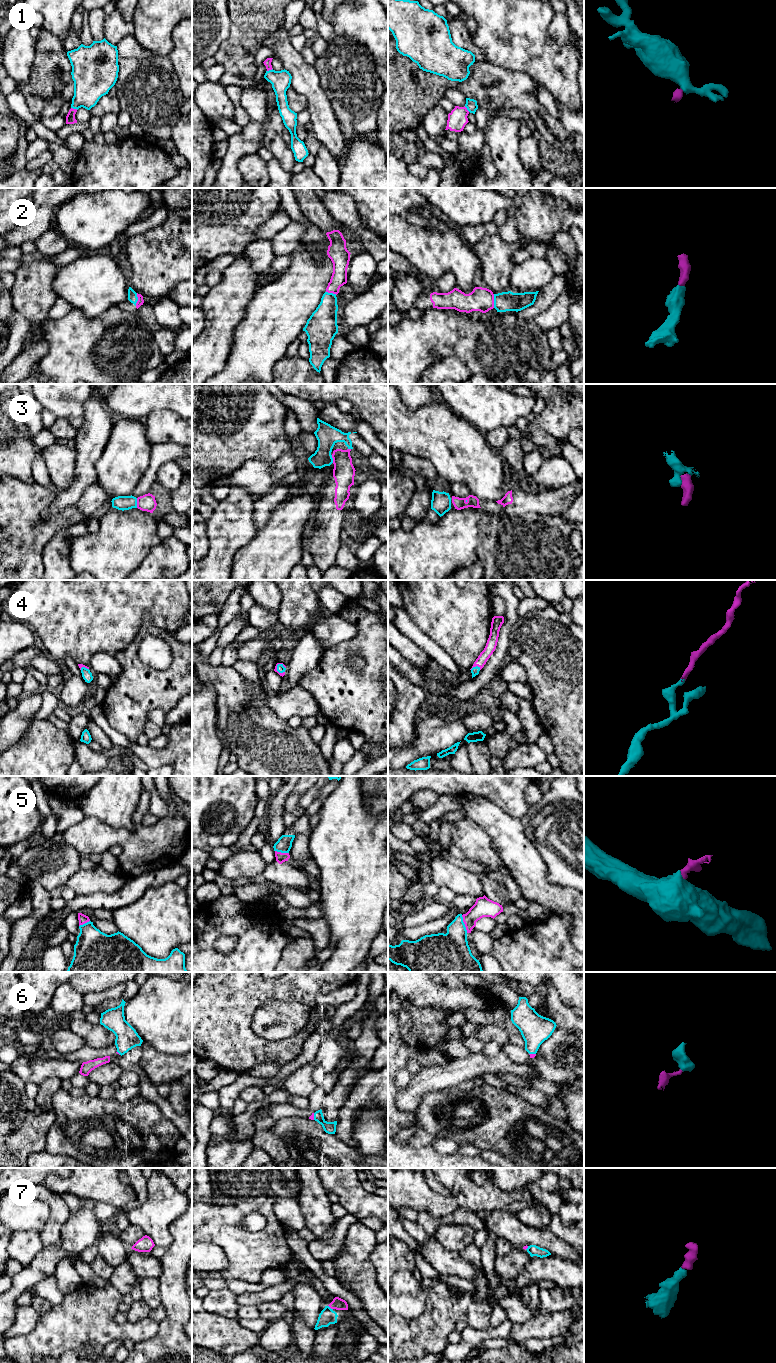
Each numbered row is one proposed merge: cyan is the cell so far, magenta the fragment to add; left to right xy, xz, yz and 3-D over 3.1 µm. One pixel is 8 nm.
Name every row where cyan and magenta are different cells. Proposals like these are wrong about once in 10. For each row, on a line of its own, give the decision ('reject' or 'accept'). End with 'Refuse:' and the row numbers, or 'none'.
1: accept
2: accept
3: accept
4: accept
5: accept
6: accept
7: accept
Refuse: none

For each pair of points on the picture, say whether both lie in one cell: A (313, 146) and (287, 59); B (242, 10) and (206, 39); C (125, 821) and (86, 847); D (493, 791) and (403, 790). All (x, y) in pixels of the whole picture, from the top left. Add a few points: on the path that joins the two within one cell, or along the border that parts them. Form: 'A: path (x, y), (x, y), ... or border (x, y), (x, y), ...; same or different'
A: border (310, 131), (323, 144); different
B: border (228, 10), (230, 18), (229, 35), (222, 42); different
C: border (94, 816), (101, 822), (114, 827), (134, 829); different
D: path (471, 786), (425, 786); same

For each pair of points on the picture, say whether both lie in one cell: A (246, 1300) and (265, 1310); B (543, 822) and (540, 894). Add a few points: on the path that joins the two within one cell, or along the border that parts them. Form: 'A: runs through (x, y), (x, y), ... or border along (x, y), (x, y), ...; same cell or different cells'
A: border along (279, 1300), (261, 1302), (257, 1305); different cells
B: border along (528, 838), (546, 867), (546, 877), (548, 880); different cells

